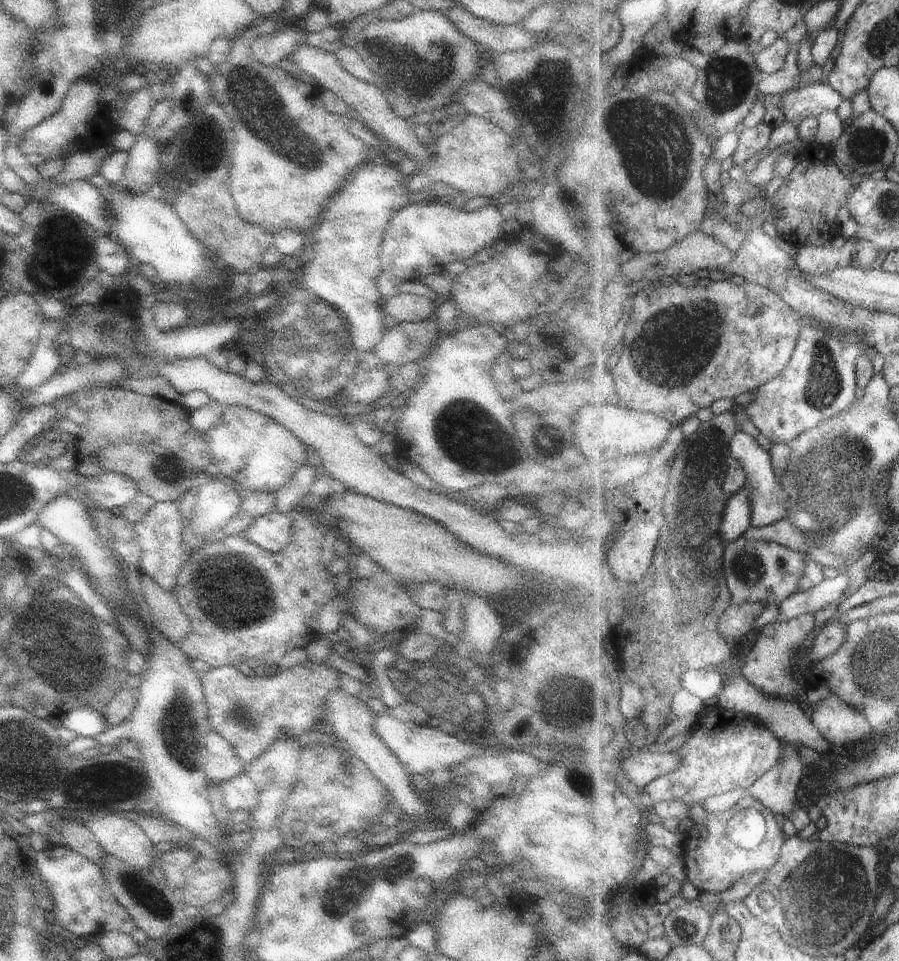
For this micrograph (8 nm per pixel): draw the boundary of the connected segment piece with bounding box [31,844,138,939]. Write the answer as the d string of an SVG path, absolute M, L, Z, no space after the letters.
M54 846L37 852L31 852L35 859L38 872L46 882L50 894L54 899L54 916L56 922L64 930L76 936L94 939L106 931L117 930L131 935L138 924L117 900L108 882L102 874L101 868L80 853L70 850L68 846Z

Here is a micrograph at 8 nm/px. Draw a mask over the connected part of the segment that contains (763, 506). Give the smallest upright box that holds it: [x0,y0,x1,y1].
[732,430,786,528]

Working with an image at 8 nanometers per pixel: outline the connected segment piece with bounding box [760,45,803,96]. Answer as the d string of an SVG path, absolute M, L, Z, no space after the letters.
M794 45L788 55L786 66L770 75L770 78L760 84L760 94L776 96L787 93L792 88L802 84L803 72L800 70L800 45Z

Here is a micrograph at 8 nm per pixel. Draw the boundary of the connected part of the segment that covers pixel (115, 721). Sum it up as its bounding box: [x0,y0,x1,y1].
[103,674,142,728]

